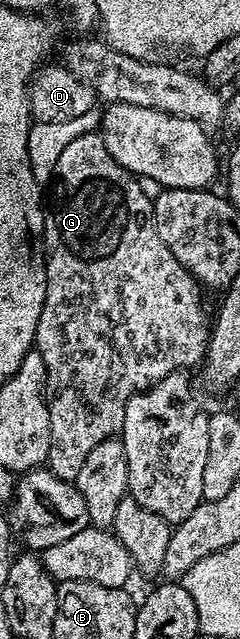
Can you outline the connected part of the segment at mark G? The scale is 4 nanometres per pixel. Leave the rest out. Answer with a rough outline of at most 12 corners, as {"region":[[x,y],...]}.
{"region":[[82,133],[45,206],[33,348],[74,481],[206,356],[203,286]]}

